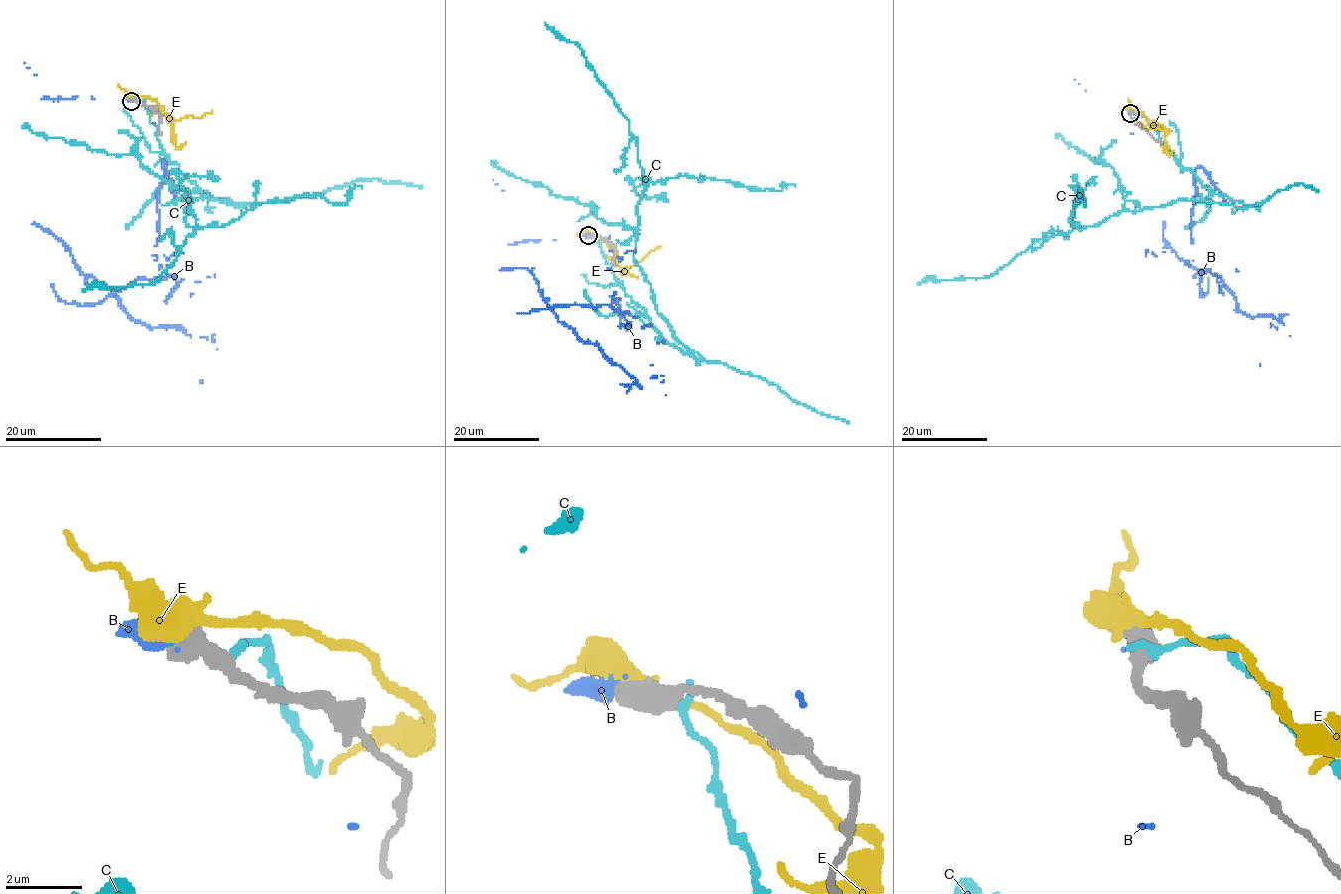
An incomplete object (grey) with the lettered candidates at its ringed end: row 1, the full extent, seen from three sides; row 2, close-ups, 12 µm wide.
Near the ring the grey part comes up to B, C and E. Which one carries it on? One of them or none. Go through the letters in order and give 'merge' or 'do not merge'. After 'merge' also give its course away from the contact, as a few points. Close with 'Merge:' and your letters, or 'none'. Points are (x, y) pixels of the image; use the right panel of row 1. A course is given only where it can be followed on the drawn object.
B: do not merge
C: do not merge
E: do not merge
Merge: none

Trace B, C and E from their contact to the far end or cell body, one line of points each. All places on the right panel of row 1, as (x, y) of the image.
B: (1131, 112), (1194, 168), (1187, 263), (1201, 295), (1194, 276), (1207, 270), (1239, 310), (1282, 323), (1259, 365)
C: (1132, 114), (1140, 112), (1206, 188), (1255, 206), (1178, 199), (1121, 210), (1035, 240), (988, 276), (918, 283)
E: (1131, 111), (1136, 110), (1164, 130), (1157, 127), (1146, 129), (1141, 123)

